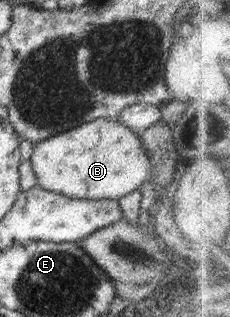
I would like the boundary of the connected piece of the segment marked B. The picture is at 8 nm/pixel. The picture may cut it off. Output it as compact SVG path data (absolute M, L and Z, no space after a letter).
M98 119L34 144L29 162L34 174L37 175L37 185L46 191L80 200L119 201L139 190L142 183L152 177L152 170L150 170L152 162L140 141L140 134L134 133L120 121Z

